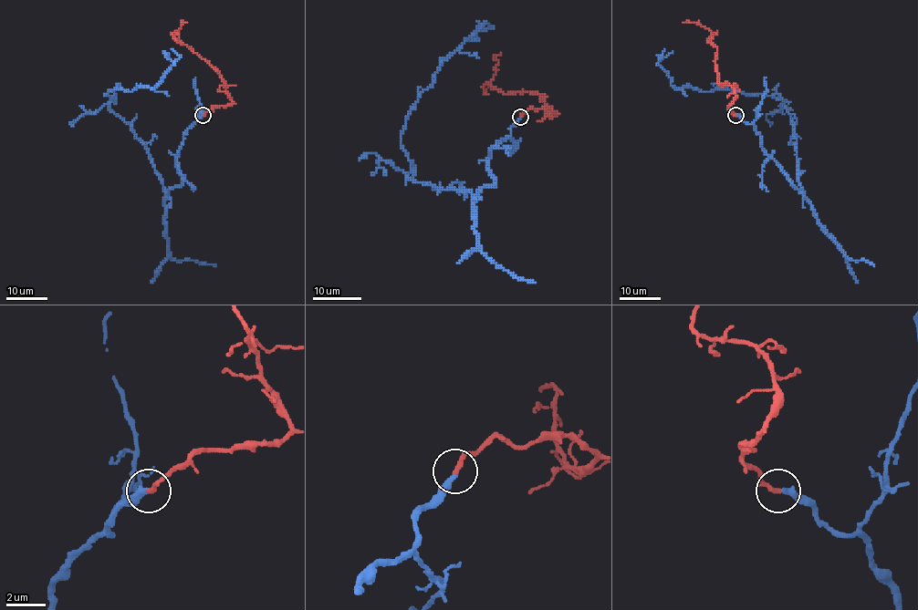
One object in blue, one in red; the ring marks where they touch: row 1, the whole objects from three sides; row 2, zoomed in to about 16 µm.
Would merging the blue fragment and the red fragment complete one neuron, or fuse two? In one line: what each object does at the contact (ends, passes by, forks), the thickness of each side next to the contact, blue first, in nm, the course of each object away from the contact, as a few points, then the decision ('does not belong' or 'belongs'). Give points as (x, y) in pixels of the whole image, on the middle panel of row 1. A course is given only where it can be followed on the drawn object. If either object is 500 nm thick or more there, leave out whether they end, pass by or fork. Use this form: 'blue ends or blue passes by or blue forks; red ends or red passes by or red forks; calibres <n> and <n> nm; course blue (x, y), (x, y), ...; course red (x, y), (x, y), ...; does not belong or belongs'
blue ends; red ends; calibres 320 and 240 nm; course blue (519, 117), (488, 160), (494, 182), (474, 195), (407, 175), (406, 116), (442, 63), (485, 23), (472, 41); course red (519, 117), (531, 108), (555, 113), (547, 114), (543, 95), (490, 87), (500, 52); belongs

